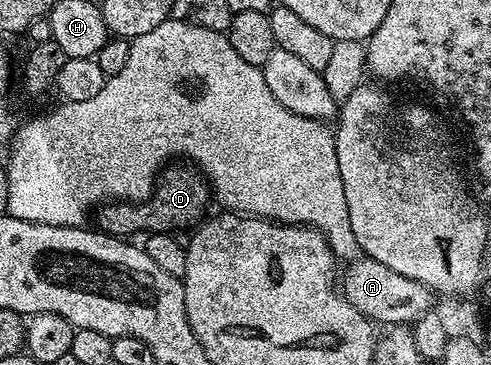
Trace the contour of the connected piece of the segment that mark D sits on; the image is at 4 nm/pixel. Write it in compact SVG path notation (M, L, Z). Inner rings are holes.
M173 163L160 170L153 193L147 200L137 204L127 201L102 204L95 213L96 228L118 239L133 235L129 233L136 229L145 229L146 234L173 233L178 231L177 229L187 228L188 225L196 226L206 216L204 213L209 205L209 197L211 201L211 186L208 180L192 164Z

